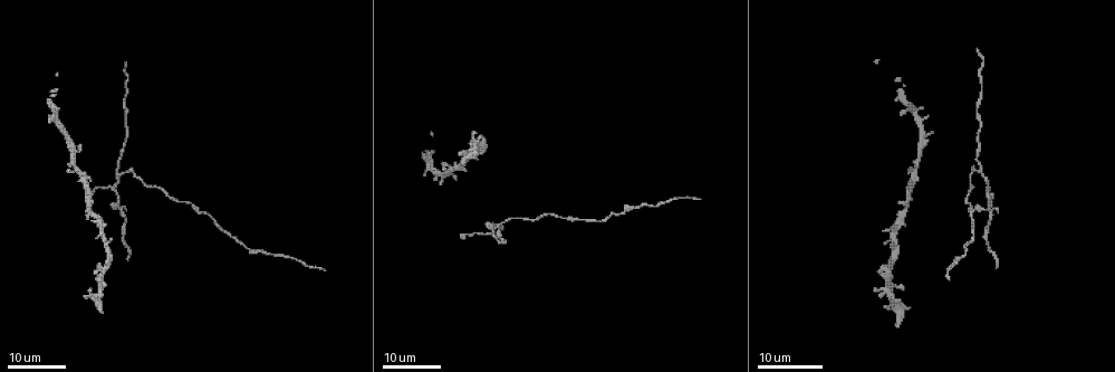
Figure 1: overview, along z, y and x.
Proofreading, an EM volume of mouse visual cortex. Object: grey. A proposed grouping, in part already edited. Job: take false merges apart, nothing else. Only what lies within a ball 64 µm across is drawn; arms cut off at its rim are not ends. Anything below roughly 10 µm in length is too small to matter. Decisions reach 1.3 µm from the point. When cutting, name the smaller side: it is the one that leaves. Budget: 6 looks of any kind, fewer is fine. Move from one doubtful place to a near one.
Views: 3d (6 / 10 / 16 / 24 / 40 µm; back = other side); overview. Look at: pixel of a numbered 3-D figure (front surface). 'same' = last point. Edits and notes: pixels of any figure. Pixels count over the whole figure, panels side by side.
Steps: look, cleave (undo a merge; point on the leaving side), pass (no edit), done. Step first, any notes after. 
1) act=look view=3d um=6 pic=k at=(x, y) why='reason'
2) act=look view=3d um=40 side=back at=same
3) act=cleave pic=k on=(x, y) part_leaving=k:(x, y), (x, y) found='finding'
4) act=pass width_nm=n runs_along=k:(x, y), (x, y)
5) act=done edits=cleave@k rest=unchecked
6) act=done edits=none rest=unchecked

act=look view=3d um=16 pic=1 at=(72, 153) why='three-way junction'

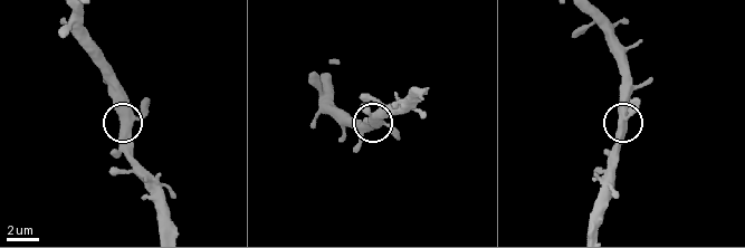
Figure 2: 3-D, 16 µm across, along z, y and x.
act=look view=3d um=6 pic=2 at=(121, 116) why='closer look'

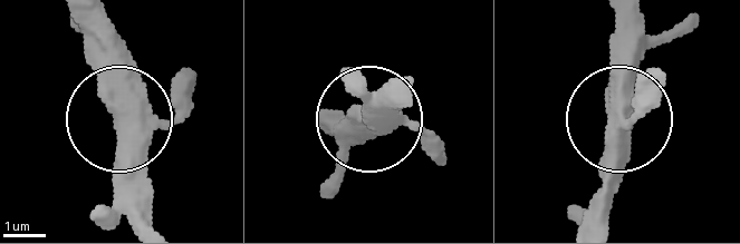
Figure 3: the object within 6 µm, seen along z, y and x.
act=look view=3d um=6 side=back pic=3 at=(121, 121)

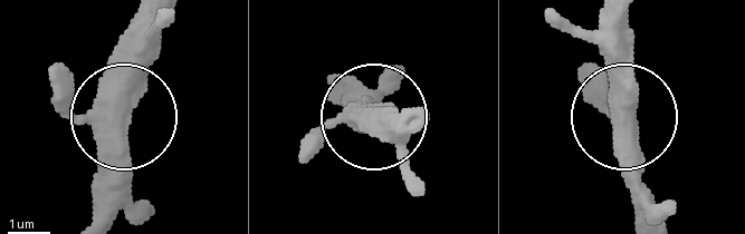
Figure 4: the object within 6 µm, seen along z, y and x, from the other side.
act=pass found='continuous, no second neuron'

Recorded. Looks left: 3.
act=look view=3d um=24 pic=1 at=(977, 112) why='a narrow waist'

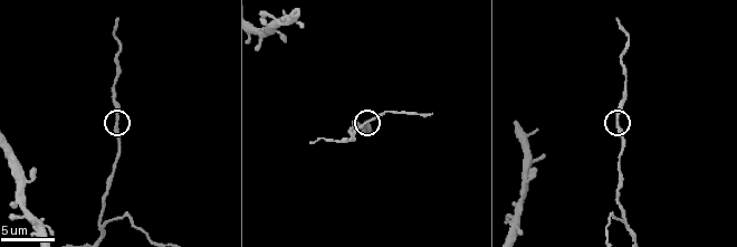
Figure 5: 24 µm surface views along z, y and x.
act=look view=3d um=6 pic=5 at=(618, 122)

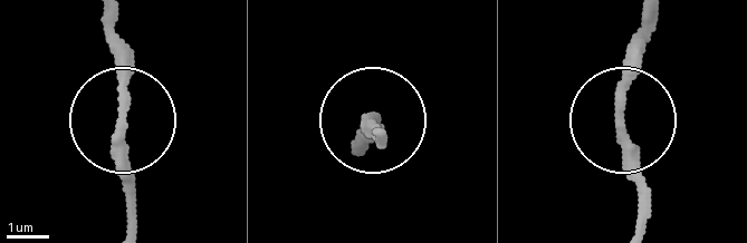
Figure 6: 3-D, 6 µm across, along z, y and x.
act=look view=3d um=6 side=back pic=6 at=(621, 111)

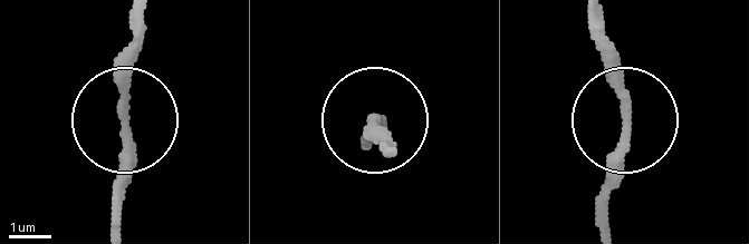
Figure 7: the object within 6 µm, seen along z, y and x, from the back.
act=pass runs_along=7:(604, 226), (604, 174), (625, 120), (625, 78), (604, 13) found='continuous, no second neuron'

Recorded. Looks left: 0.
act=done edits=none rest=unchecked

